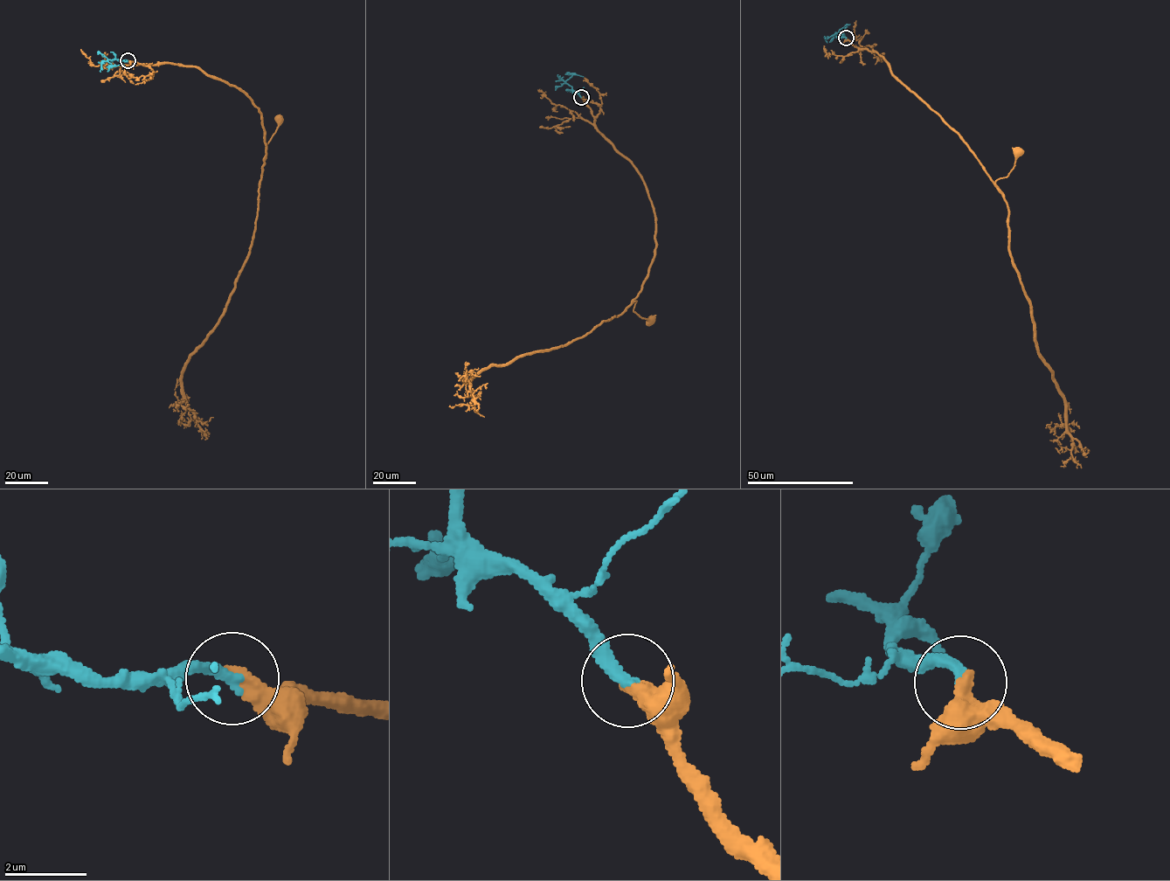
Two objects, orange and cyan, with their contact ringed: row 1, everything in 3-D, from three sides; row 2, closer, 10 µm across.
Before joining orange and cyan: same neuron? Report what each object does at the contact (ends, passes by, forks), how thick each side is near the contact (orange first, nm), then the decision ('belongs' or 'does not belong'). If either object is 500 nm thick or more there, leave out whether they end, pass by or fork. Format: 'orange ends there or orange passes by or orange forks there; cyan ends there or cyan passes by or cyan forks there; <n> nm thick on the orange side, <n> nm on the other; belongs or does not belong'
orange ends there; cyan ends there; 440 nm thick on the orange side, 280 nm on the other; belongs

